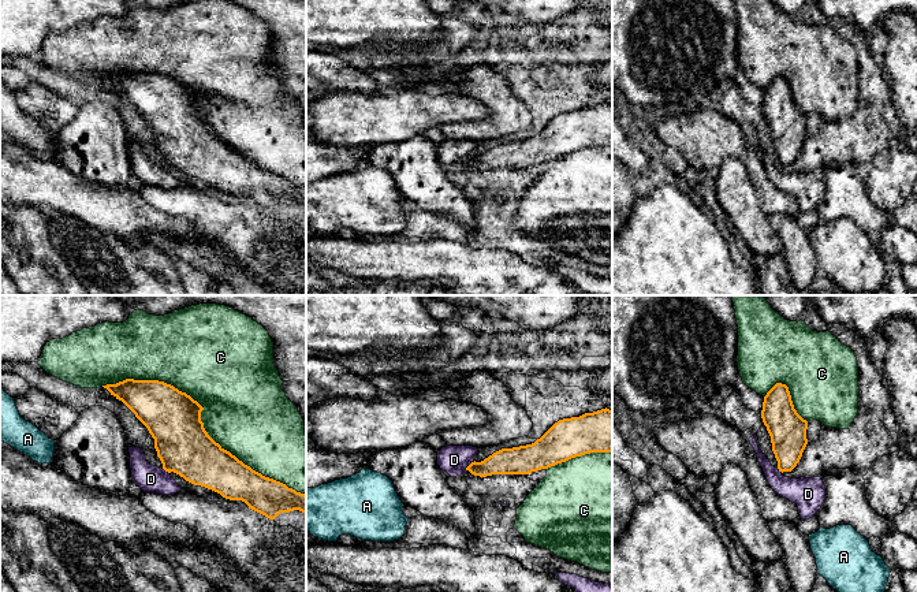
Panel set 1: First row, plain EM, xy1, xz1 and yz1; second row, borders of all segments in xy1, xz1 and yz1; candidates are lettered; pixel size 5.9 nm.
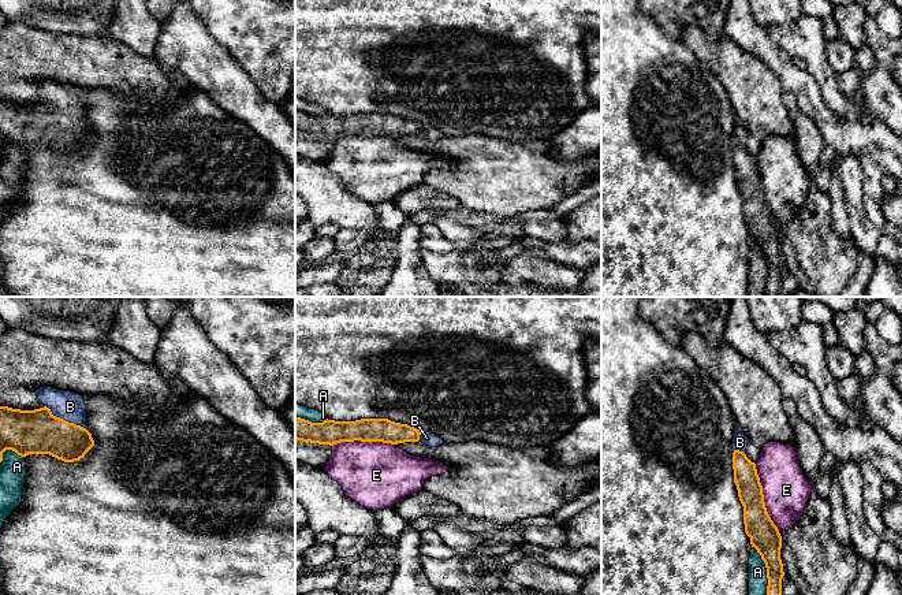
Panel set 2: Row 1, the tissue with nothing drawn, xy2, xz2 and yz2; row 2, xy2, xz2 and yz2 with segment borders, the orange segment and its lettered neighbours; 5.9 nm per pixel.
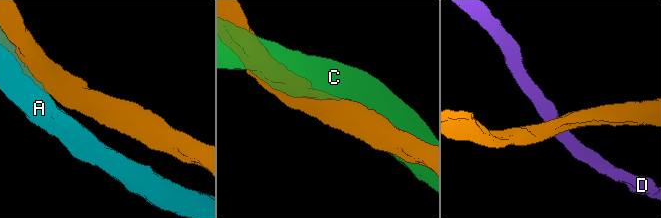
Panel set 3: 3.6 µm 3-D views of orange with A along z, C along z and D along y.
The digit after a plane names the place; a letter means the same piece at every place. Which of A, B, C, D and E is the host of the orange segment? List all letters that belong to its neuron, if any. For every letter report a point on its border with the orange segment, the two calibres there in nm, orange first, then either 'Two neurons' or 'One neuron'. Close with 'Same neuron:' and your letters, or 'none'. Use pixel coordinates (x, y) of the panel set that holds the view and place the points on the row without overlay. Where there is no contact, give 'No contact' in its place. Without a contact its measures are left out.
A: Touches orange at yz2 (767, 268). Thickness 180 nm (orange) against 110 nm. Two neurons
B: Touches orange at xy2 (64, 114). Thickness 260 nm (orange) against 170 nm. One neuron
C: Touches orange at xy1 (200, 112). Thickness 320 nm (orange) against 440 nm. Two neurons
D: Touches orange at xz1 (469, 159). Thickness 160 nm (orange) against 170 nm. Two neurons
E: Touches orange at yz2 (763, 190). Thickness 180 nm (orange) against 280 nm. Two neurons
Same neuron: B

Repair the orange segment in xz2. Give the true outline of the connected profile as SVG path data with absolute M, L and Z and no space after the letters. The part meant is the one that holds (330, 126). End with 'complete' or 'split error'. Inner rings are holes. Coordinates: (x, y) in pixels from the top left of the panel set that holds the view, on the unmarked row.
M295 111L295 133L329 140L354 134L391 138L420 134L428 141L436 141L444 137L436 127L424 126L411 119L395 116L388 112L361 112L355 115L327 112L323 116L312 116Z; split error

